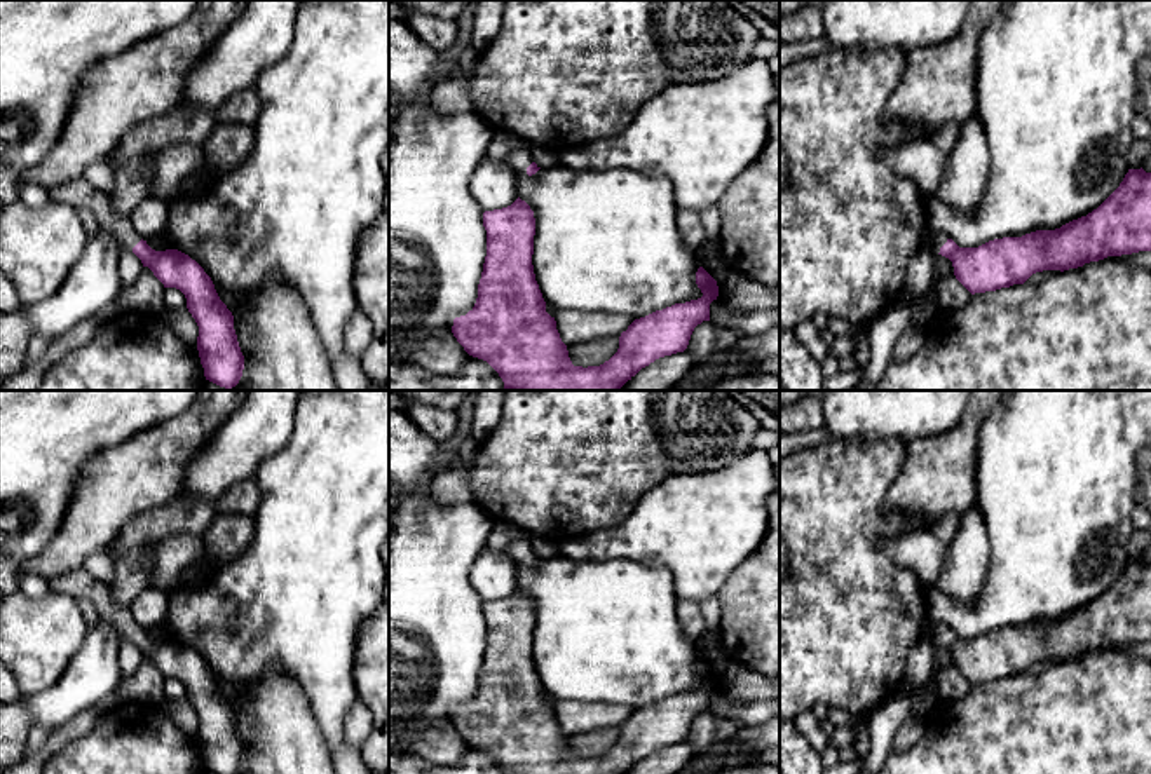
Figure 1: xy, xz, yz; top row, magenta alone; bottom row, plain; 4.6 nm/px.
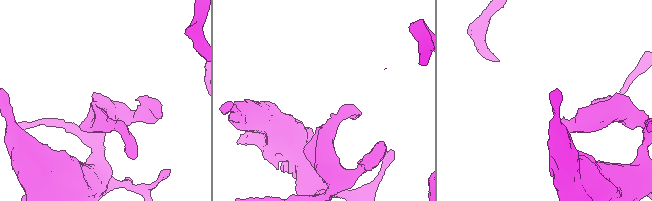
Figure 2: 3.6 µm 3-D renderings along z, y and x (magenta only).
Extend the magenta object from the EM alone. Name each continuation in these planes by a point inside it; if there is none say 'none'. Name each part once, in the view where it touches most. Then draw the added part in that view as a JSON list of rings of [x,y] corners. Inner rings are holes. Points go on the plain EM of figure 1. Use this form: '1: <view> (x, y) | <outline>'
1: yz (937, 630) | [[[928,621],[926,624],[926,631],[930,633],[936,645],[940,643],[940,638],[947,633],[947,629],[949,628],[942,622]]]

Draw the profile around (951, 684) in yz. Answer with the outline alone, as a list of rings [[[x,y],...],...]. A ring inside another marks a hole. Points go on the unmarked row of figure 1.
[[[956,666],[940,668],[935,676],[942,701],[964,697],[971,683],[956,669]]]

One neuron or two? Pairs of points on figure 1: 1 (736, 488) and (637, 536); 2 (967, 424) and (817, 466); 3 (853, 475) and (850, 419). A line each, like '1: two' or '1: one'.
1: one
2: two
3: two

